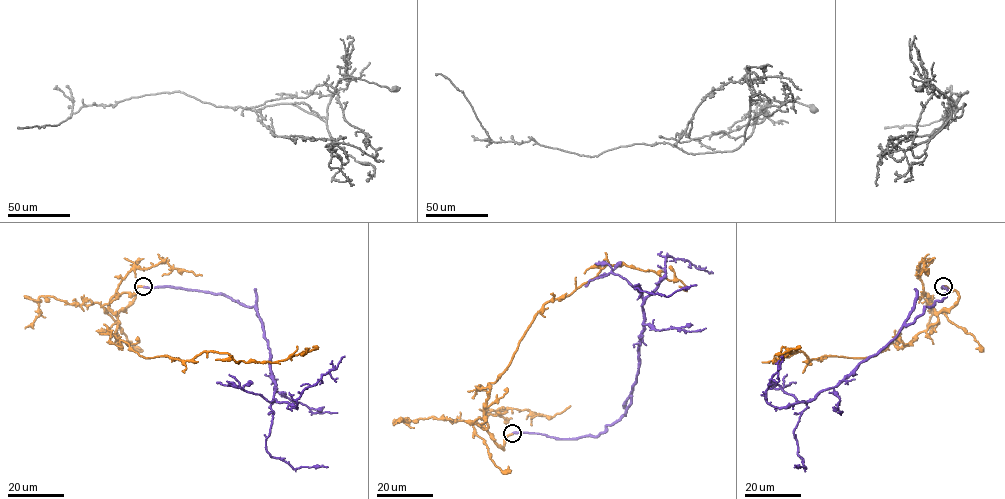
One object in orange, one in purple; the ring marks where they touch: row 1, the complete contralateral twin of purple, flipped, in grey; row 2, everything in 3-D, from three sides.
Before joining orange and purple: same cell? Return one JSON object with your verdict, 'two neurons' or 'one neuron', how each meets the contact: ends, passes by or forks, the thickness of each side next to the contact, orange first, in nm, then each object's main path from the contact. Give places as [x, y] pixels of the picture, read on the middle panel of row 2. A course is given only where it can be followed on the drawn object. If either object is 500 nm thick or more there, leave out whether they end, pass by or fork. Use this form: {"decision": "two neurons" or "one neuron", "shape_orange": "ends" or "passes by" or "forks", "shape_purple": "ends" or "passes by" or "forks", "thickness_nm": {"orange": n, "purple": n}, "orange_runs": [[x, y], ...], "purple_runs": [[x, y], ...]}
{"decision": "one neuron", "shape_orange": "ends", "shape_purple": "ends", "thickness_nm": {"orange": 280, "purple": 260}, "orange_runs": [[512, 433], [504, 449], [485, 428], [488, 384], [546, 303], [607, 264], [653, 270], [678, 286]], "purple_runs": [[512, 433], [578, 438], [618, 421], [631, 402], [643, 326], [634, 287], [668, 296], [696, 285]]}

